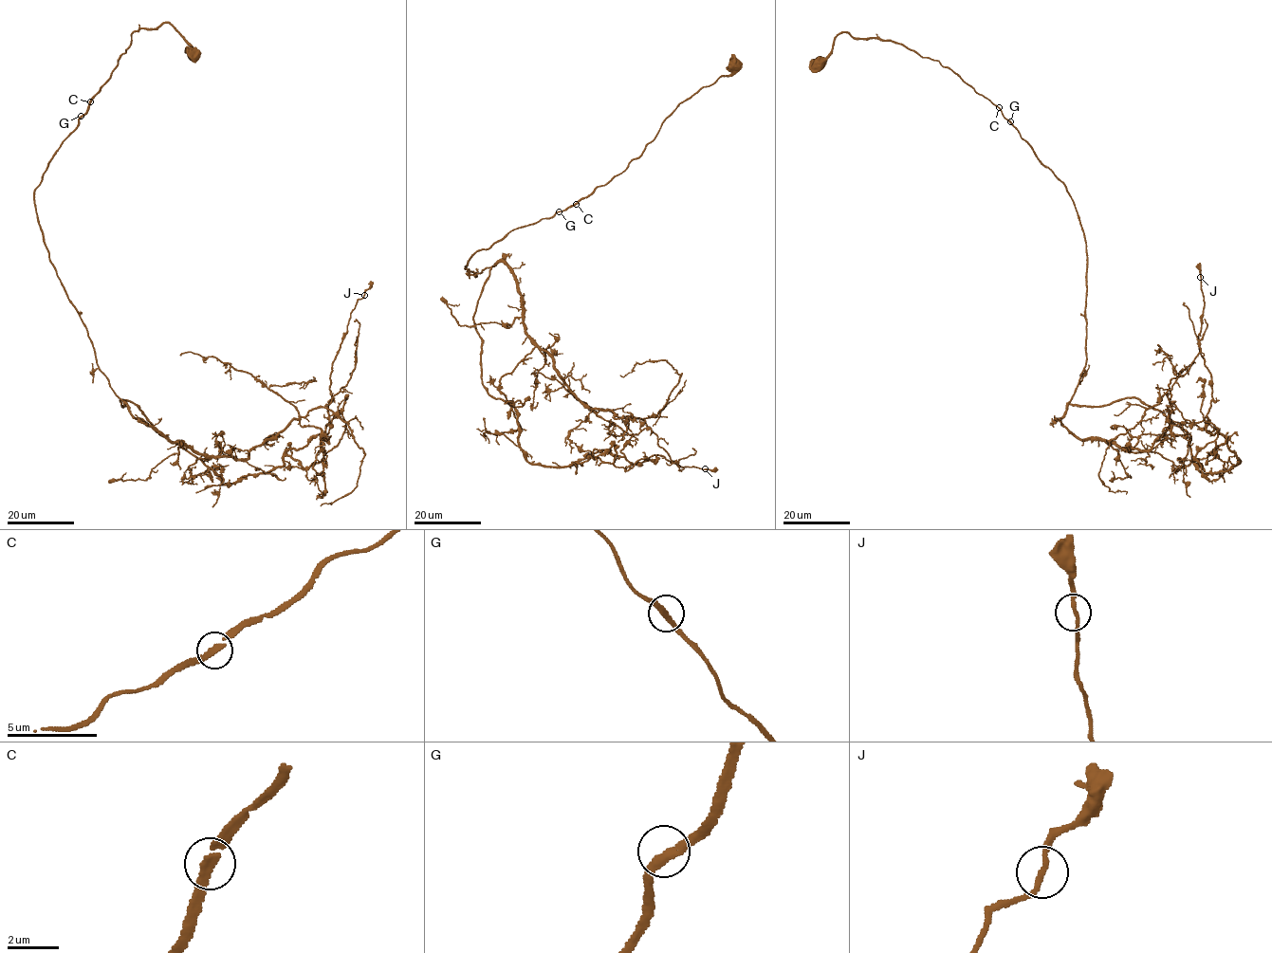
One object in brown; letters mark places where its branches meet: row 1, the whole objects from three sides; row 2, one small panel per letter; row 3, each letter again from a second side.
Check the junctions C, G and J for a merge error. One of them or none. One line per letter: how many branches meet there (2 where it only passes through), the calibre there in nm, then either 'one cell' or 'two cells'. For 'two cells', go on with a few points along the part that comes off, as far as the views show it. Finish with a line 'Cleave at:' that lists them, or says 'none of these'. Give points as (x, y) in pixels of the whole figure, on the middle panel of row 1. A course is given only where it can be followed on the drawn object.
C: branches 2; calibre 190 nm; one cell
G: branches 2; calibre 200 nm; one cell
J: branches 2; calibre 190 nm; one cell
Cleave at: none of these

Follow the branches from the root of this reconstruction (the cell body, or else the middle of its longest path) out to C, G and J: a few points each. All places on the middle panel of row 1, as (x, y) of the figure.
C: (733, 64), (737, 66), (730, 74), (720, 76), (682, 101), (628, 167), (576, 203)
G: (733, 64), (737, 66), (730, 74), (720, 76), (682, 101), (628, 167), (560, 211)
J: (733, 64), (620, 173), (464, 267), (490, 267), (481, 381), (515, 409), (525, 460), (705, 468)

